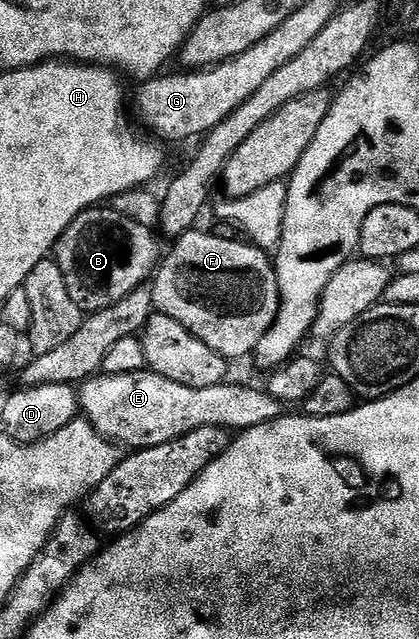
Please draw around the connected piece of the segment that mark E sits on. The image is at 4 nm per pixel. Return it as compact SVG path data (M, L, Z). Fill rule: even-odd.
M148 369L141 372L130 372L129 375L96 374L90 380L82 382L78 394L80 410L93 428L107 440L121 447L125 445L127 447L124 448L133 451L180 440L185 434L203 426L217 426L228 431L242 431L252 429L253 426L259 426L261 423L274 421L279 417L286 416L287 413L284 403L273 399L262 388L255 389L247 385L237 385L233 381L226 381L213 387L191 388L157 375Z

